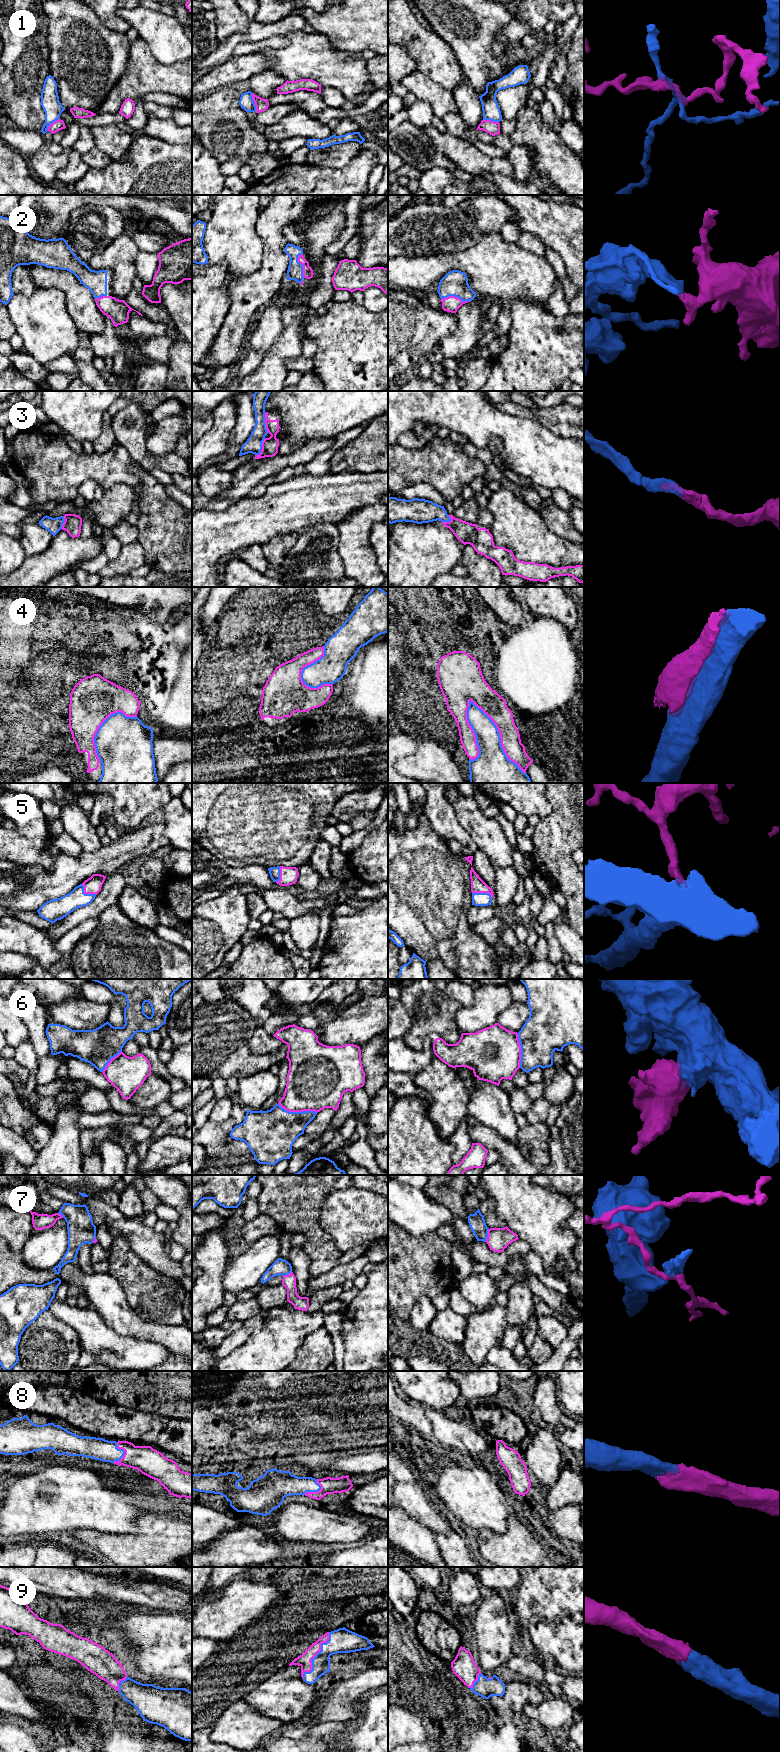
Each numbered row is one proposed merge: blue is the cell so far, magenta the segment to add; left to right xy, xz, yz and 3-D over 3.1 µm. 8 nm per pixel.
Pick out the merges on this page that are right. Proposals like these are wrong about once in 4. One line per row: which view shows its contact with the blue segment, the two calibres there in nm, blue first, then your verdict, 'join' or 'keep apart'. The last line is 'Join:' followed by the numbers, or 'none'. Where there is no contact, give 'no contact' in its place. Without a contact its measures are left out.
1: meets blue in xz; 120 nm thick on the blue side, 100 nm on the other; keep apart
2: meets blue in yz; 200 nm thick on the blue side, 130 nm on the other; join
3: meets blue in xz; 130 nm thick on the blue side, 130 nm on the other; join
4: meets blue in yz; 300 nm thick on the blue side, 180 nm on the other; keep apart
5: meets blue in yz; 110 nm thick on the blue side, 110 nm on the other; join
6: meets blue in xz; 360 nm thick on the blue side, 420 nm on the other; keep apart
7: meets blue in yz; 130 nm thick on the blue side, 180 nm on the other; keep apart
8: meets blue in xy; 180 nm thick on the blue side, 220 nm on the other; join
9: meets blue in xz; 190 nm thick on the blue side, 110 nm on the other; join
Join: 2, 3, 5, 8, 9

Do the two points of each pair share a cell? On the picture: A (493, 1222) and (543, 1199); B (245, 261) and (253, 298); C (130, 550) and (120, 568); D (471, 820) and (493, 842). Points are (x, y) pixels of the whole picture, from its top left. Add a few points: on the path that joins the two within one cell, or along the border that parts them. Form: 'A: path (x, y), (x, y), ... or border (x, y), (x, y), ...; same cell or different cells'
A: border (490, 1197), (495, 1203), (496, 1212), (506, 1225); different cells
B: border (262, 255), (256, 270), (229, 276); different cells
C: path (130, 554), (130, 557), (123, 564); same cell
D: path (476, 825), (488, 837); same cell

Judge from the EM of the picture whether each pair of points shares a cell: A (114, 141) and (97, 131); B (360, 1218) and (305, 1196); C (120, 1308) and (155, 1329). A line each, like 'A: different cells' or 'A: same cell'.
A: same cell
B: different cells
C: same cell

